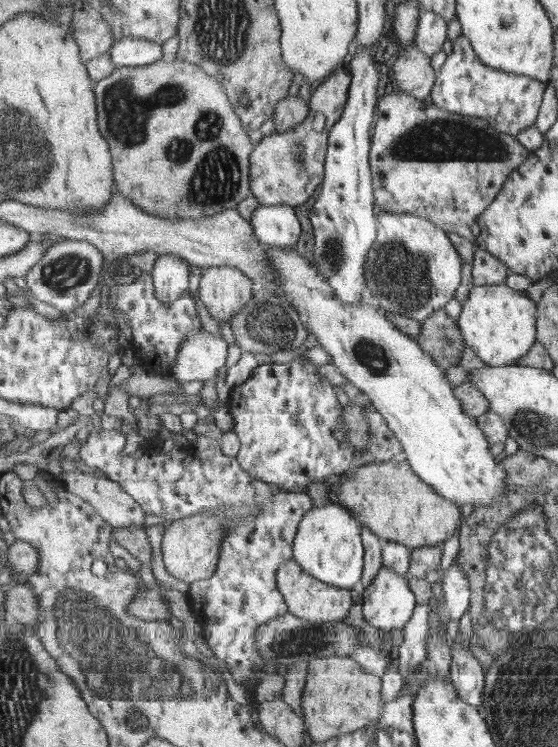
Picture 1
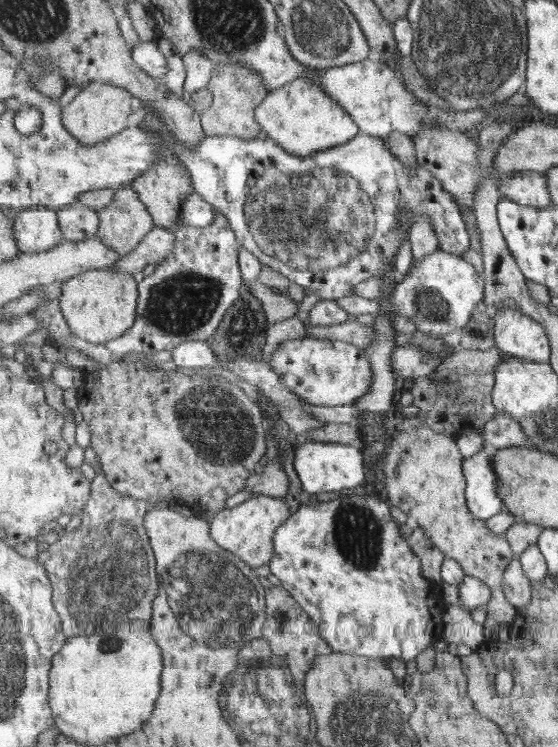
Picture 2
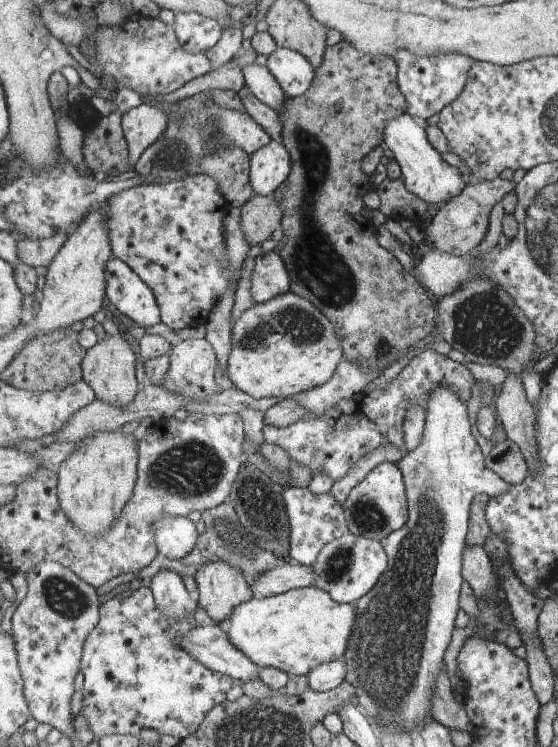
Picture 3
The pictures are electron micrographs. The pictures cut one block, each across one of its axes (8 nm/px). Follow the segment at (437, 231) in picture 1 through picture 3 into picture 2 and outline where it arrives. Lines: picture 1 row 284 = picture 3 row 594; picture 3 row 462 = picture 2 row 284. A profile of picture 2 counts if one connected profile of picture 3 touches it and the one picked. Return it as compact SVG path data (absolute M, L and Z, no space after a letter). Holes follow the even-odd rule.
M435 251L418 263L412 263L402 282L395 286L389 308L393 314L413 321L418 330L443 336L463 330L484 304L486 277L461 255Z

